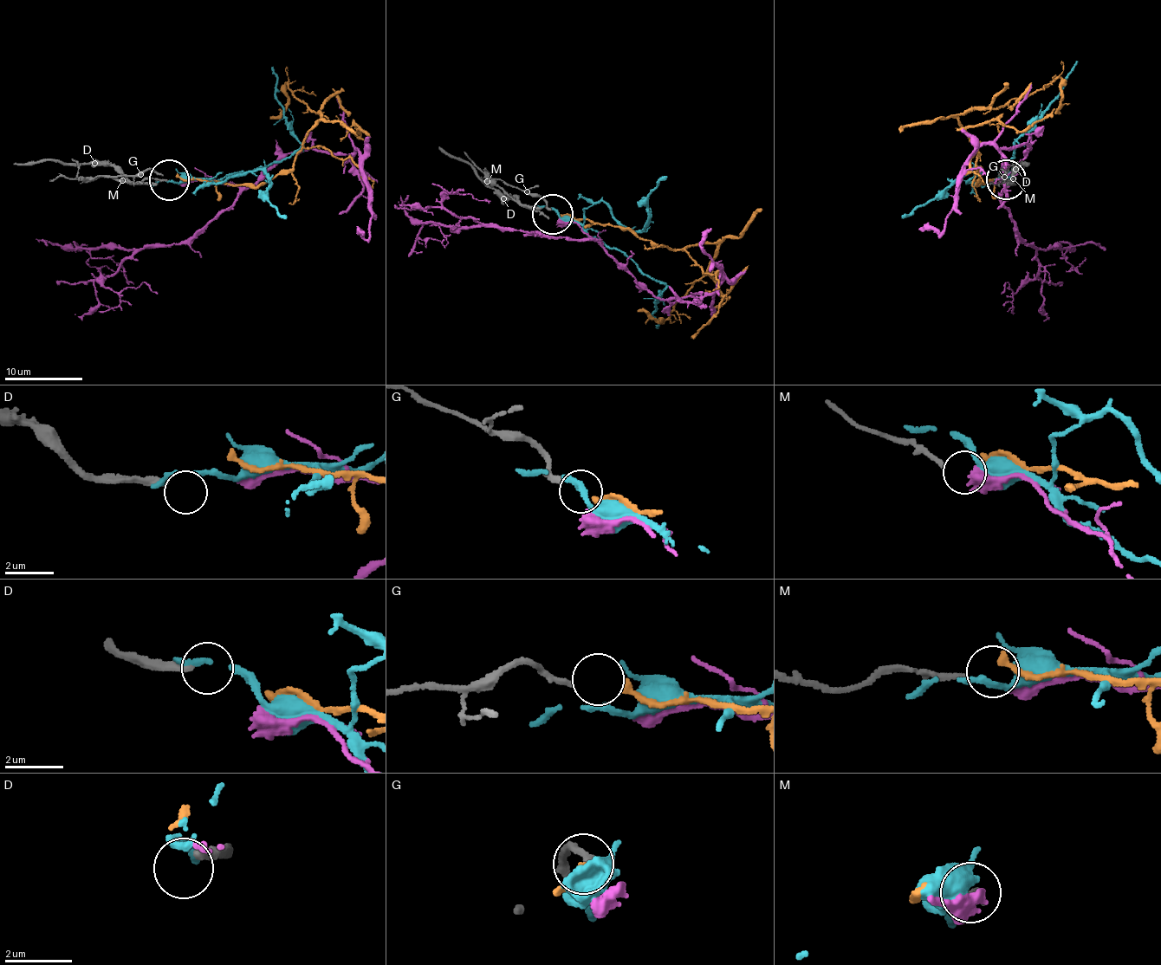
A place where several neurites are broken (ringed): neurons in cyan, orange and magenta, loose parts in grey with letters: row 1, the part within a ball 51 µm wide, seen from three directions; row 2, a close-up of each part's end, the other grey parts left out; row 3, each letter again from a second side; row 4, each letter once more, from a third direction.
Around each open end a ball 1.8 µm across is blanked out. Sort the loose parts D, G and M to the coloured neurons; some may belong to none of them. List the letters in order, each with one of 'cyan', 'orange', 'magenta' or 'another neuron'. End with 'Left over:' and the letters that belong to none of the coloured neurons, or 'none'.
D: another neuron
G: orange
M: magenta
Left over: D

